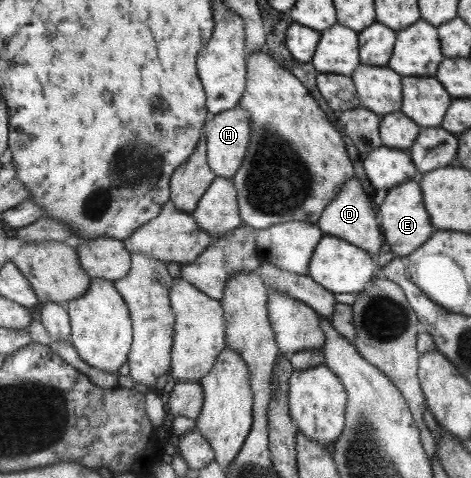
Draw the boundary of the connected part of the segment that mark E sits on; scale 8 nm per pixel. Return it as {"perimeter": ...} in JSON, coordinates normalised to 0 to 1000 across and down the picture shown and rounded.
{"perimeter":[[[887,379],[862,381],[828,395],[815,425],[805,431],[811,477],[820,477],[822,508],[830,515],[834,531],[847,540],[862,542],[887,519],[896,519],[896,510],[926,485],[917,456],[900,435],[900,418],[894,385]]]}

